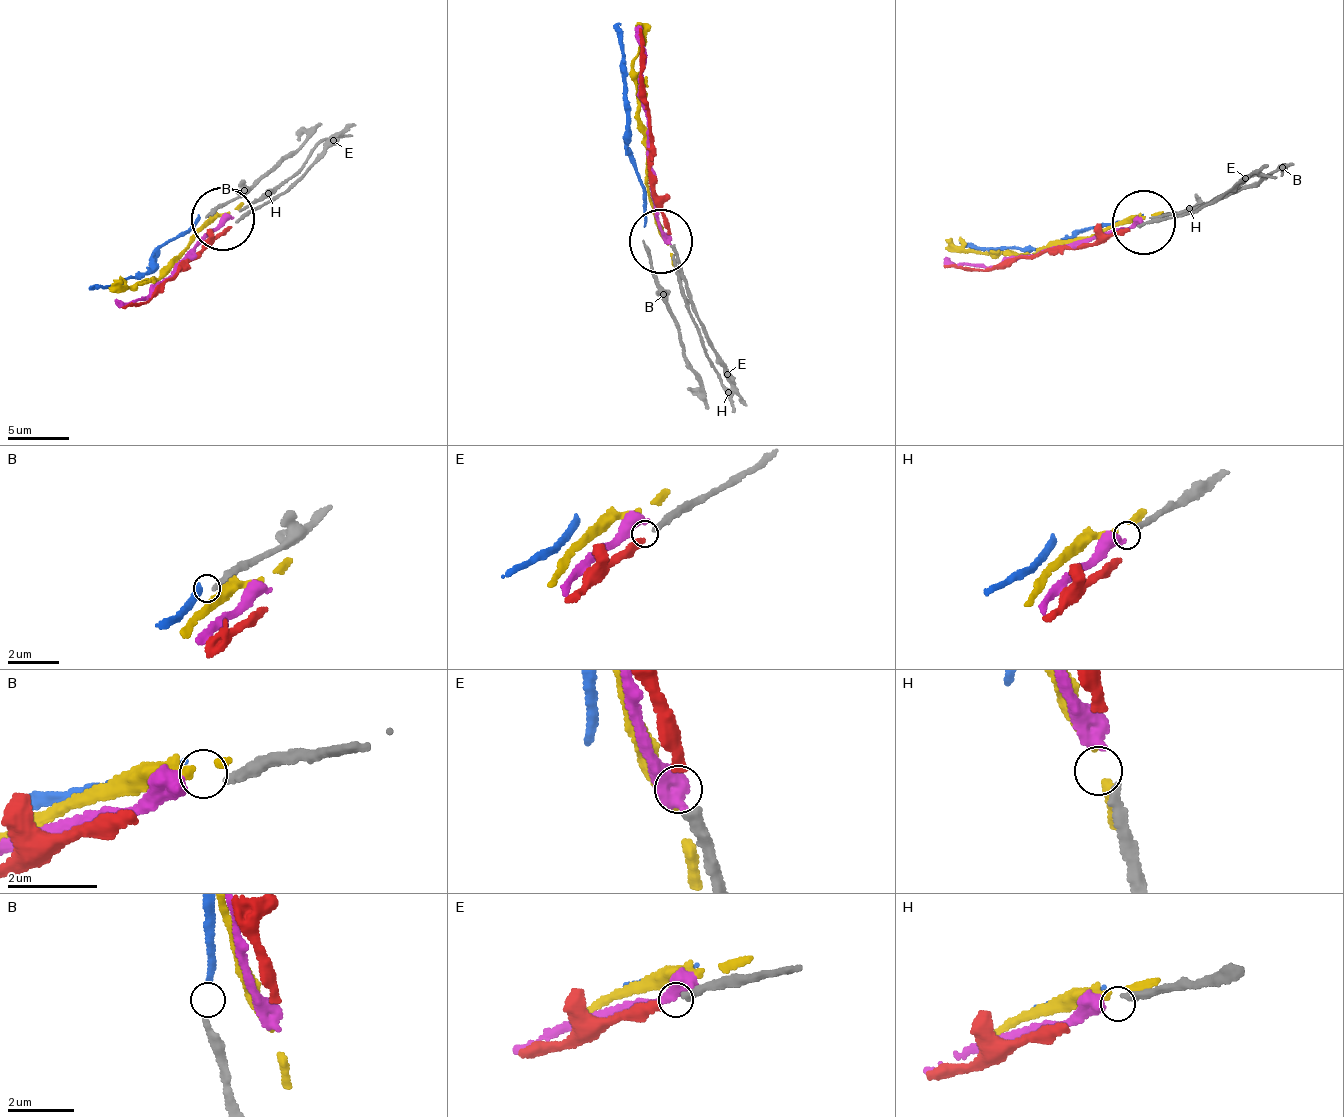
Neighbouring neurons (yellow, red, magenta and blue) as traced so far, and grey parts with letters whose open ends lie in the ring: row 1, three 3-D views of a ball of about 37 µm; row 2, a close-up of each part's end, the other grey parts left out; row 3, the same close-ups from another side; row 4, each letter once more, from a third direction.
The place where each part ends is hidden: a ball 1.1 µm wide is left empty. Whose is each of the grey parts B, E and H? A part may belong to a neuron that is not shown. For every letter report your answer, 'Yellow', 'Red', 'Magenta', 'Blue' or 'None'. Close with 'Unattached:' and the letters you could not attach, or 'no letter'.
B: None
E: Red
H: Magenta
Unattached: B

